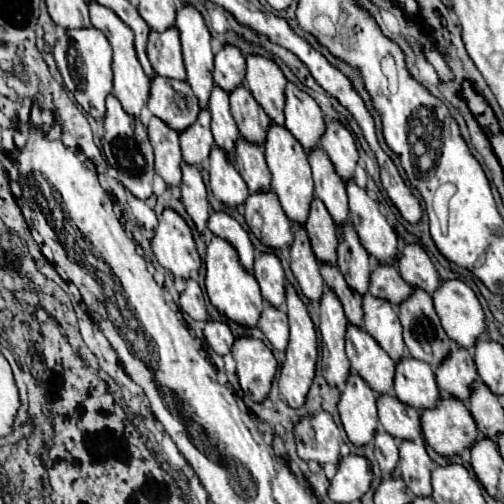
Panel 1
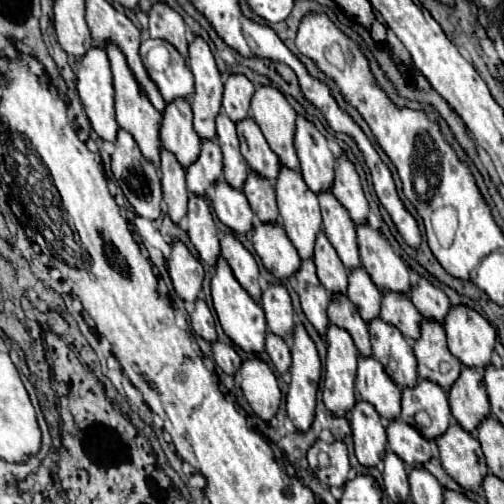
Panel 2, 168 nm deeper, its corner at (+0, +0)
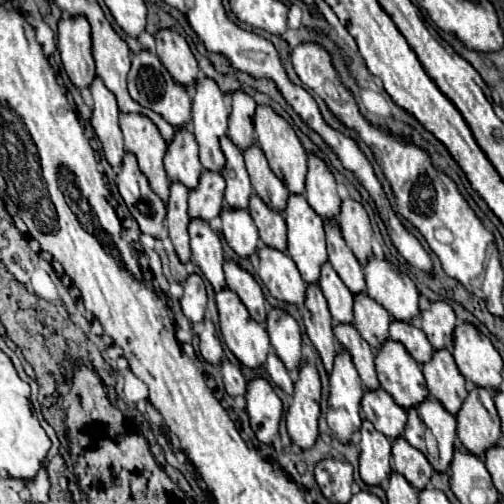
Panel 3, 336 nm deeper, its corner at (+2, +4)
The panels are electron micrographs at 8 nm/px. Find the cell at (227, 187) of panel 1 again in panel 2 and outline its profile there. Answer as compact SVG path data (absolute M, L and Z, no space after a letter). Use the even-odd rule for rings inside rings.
M227 181L215 183L213 209L219 221L223 221L235 233L247 233L253 227L253 211L247 197L241 189L231 187Z

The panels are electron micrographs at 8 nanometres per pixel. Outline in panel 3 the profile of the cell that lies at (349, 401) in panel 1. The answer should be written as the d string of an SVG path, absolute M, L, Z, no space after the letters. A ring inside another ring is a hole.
M365 419L361 425L361 455L359 455L361 479L367 485L383 485L391 469L391 441L375 431L375 427Z

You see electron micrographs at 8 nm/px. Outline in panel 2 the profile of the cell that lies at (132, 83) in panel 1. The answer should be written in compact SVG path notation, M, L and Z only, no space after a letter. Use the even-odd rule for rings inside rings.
M111 43L111 47L105 47L109 61L111 61L111 71L113 71L113 85L115 85L115 111L117 111L117 123L125 131L129 131L135 141L139 143L143 155L159 167L159 125L161 125L161 115L151 107L151 101L147 95L143 95L143 87L139 87L139 81L135 75L131 75L131 69L127 67L127 59L123 59L123 51Z

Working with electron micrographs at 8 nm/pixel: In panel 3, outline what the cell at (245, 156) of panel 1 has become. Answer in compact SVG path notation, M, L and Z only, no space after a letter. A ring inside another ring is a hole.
M257 195L251 197L249 203L249 215L255 221L259 229L259 237L267 247L273 247L277 251L287 251L287 239L285 239L285 219L281 213L269 209Z

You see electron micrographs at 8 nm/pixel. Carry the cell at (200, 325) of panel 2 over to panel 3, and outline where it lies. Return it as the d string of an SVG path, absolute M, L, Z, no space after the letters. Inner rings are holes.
M205 319L203 323L203 331L199 335L199 347L201 347L201 355L209 365L221 365L225 355L223 355L223 347L219 337L215 337L215 327L209 319Z

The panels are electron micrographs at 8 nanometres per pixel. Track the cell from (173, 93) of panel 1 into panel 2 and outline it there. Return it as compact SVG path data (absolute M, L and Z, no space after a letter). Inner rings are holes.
M175 99L175 103L167 103L161 117L161 145L175 153L179 163L187 167L199 157L199 135L195 135L195 127L191 127L191 103L187 99Z

